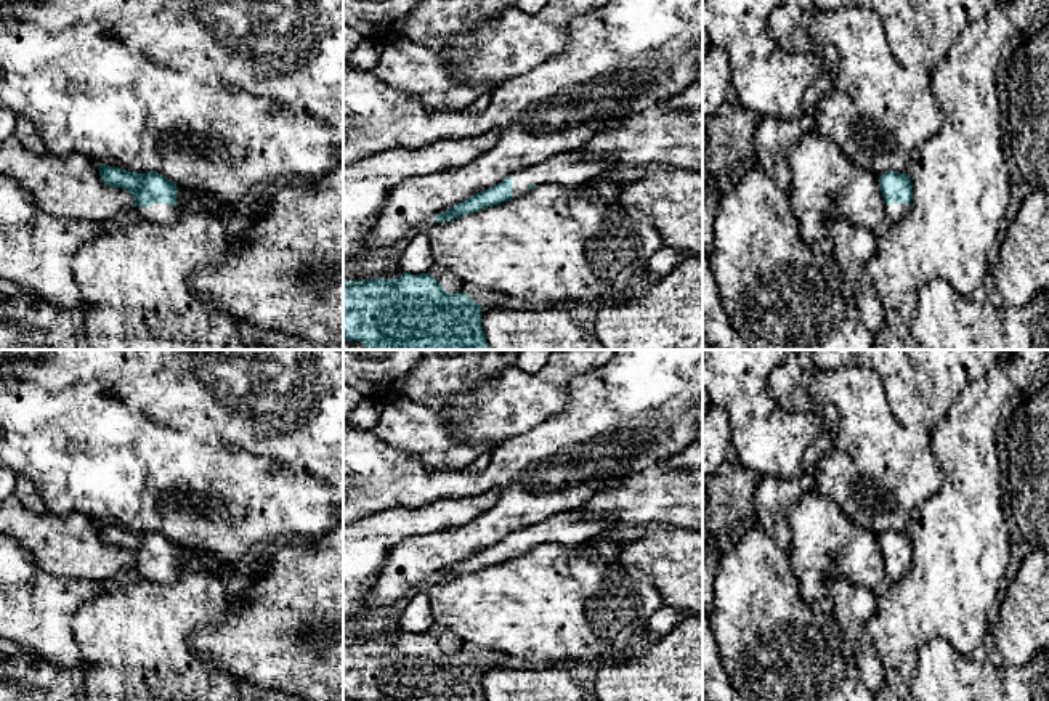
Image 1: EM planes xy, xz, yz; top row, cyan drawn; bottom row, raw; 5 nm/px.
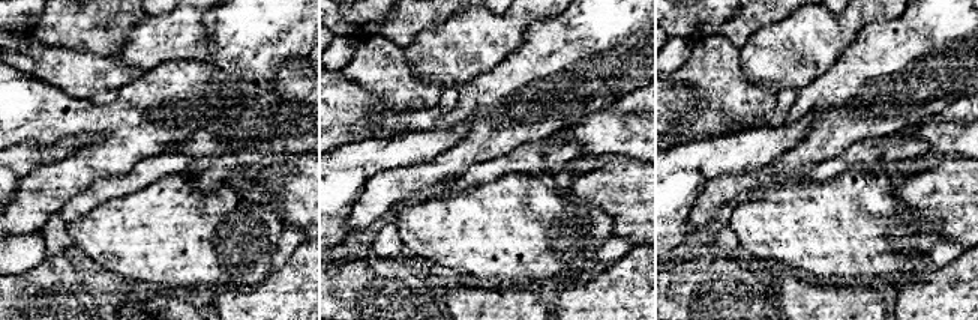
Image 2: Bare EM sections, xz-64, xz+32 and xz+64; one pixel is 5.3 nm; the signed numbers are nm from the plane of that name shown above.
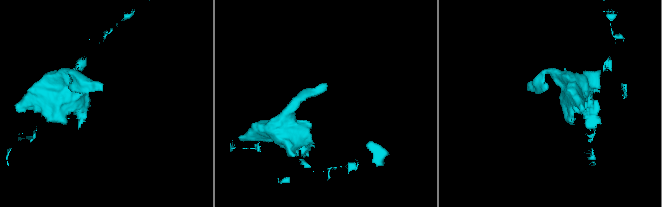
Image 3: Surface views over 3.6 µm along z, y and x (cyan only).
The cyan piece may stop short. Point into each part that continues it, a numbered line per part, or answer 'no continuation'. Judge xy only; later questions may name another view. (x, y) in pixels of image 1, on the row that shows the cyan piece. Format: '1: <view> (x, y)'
1: xy (166, 214)

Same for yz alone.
1: yz (895, 212)

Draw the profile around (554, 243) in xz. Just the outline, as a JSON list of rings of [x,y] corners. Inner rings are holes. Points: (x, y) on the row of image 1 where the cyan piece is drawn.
[[[536,184],[507,202],[460,215],[451,221],[427,223],[435,263],[457,278],[529,302],[566,302],[573,298],[614,298],[618,303],[640,295],[650,284],[646,263],[662,247],[661,234],[642,213],[627,213],[605,204],[587,184]]]

